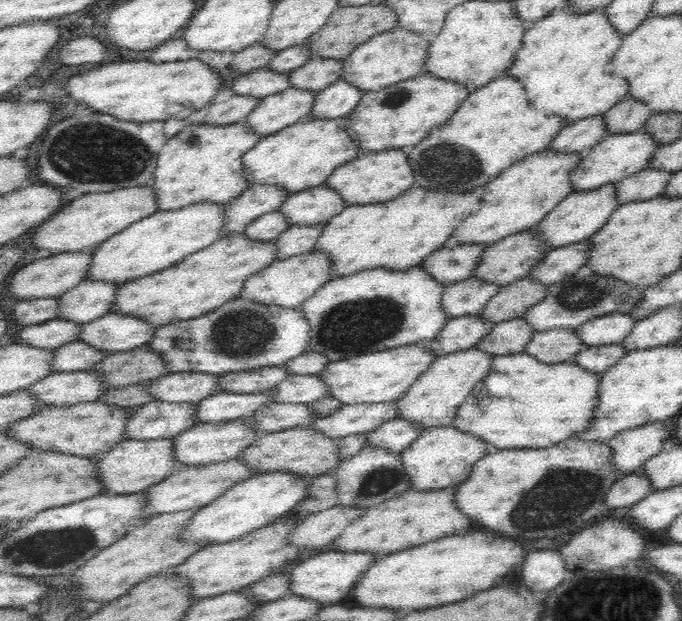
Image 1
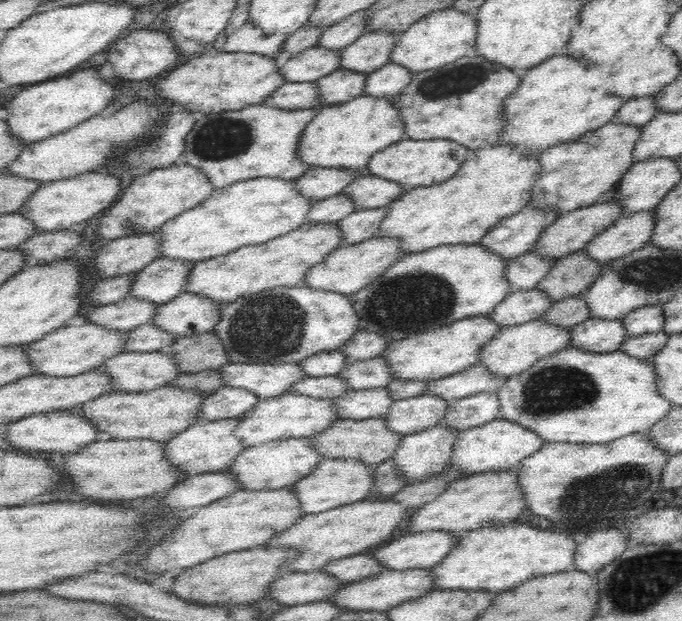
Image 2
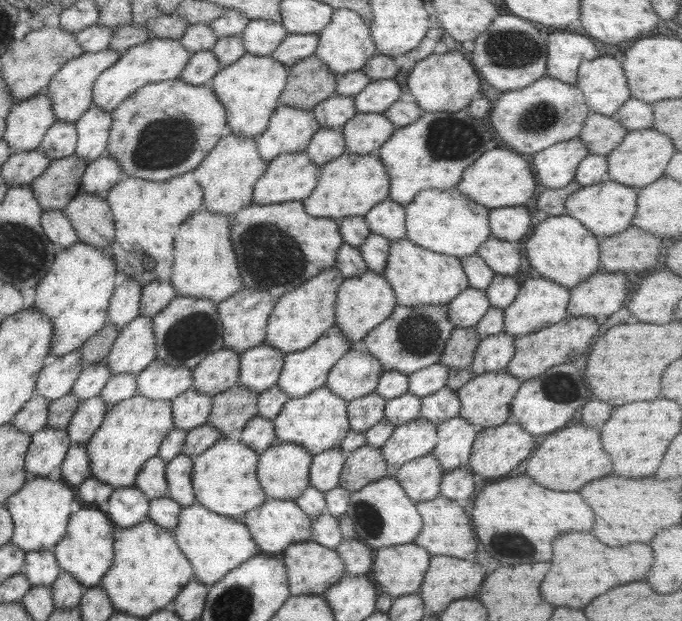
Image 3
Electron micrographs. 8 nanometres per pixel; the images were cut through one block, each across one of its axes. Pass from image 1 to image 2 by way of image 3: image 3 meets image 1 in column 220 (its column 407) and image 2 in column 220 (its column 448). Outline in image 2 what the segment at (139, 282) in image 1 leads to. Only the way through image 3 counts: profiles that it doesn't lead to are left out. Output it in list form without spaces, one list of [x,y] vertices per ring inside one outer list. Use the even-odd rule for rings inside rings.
[[[306,223],[302,228],[264,244],[243,246],[238,250],[197,262],[191,270],[187,292],[207,296],[216,302],[236,299],[280,287],[304,287],[308,271],[320,264],[332,251],[345,246],[343,232],[337,223]]]

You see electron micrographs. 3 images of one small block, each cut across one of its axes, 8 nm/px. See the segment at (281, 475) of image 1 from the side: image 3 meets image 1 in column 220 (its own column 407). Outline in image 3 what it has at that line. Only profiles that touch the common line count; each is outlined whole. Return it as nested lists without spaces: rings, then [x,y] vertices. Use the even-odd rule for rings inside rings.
[[[383,477],[350,493],[345,516],[353,522],[354,538],[375,551],[381,547],[409,544],[421,530],[422,520],[401,485],[393,477]]]

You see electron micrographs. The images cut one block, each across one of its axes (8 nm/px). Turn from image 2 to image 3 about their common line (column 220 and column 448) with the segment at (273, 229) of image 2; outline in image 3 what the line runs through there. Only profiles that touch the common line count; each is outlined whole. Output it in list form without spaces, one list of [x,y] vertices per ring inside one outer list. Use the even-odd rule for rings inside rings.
[[[423,190],[417,193],[405,206],[405,240],[424,249],[463,258],[476,254],[483,242],[490,237],[489,209],[469,200],[459,190]]]

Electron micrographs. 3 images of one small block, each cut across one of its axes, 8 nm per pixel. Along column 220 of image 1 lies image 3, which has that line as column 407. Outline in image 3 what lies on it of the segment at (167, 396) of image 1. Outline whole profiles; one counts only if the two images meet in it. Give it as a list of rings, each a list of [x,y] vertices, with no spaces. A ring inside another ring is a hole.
[[[439,363],[416,370],[407,376],[406,393],[423,399],[425,396],[444,388],[447,376],[448,368]]]

